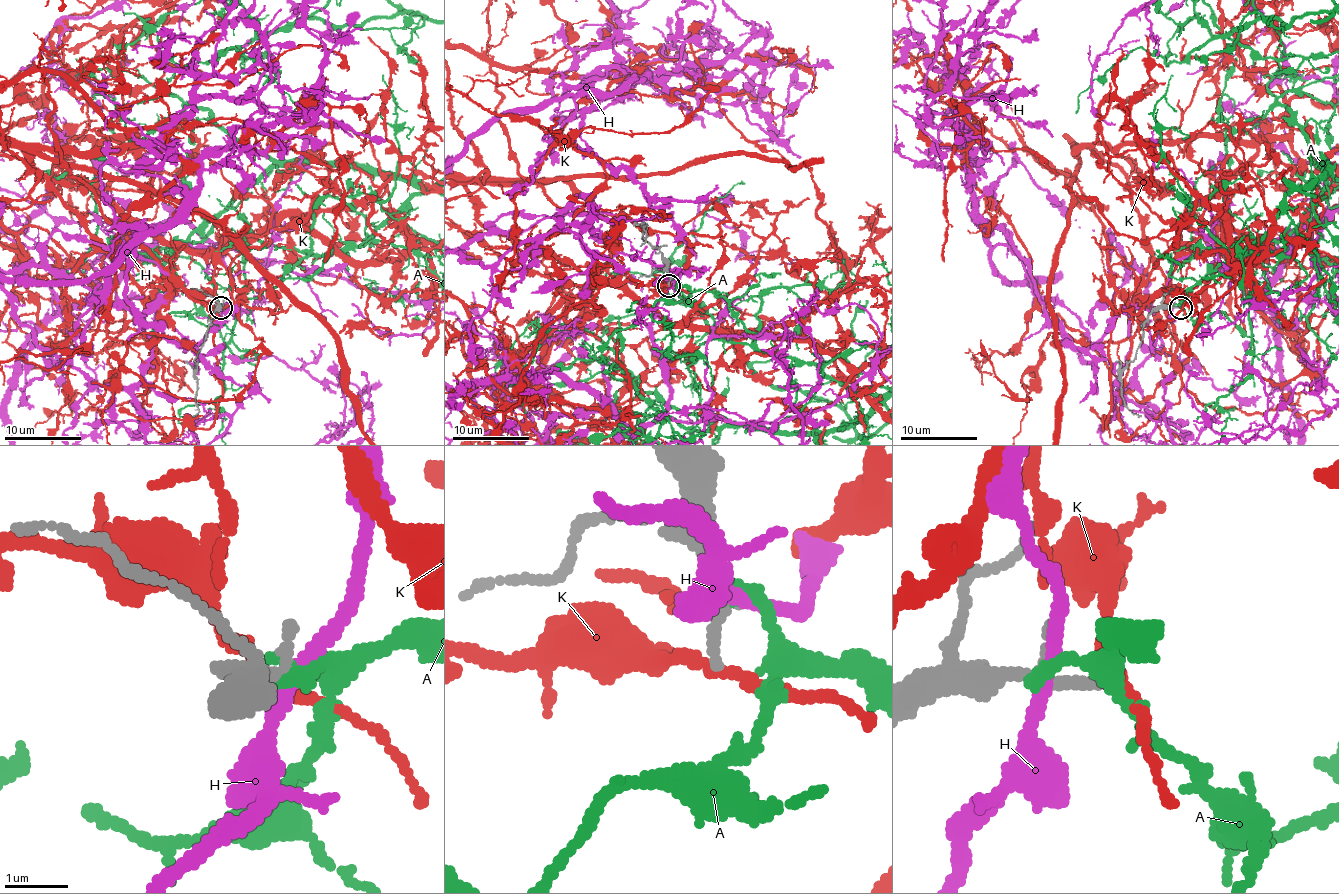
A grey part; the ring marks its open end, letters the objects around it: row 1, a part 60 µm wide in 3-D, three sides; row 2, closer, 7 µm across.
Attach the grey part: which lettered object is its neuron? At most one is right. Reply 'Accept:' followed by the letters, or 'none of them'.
Accept: none of them

